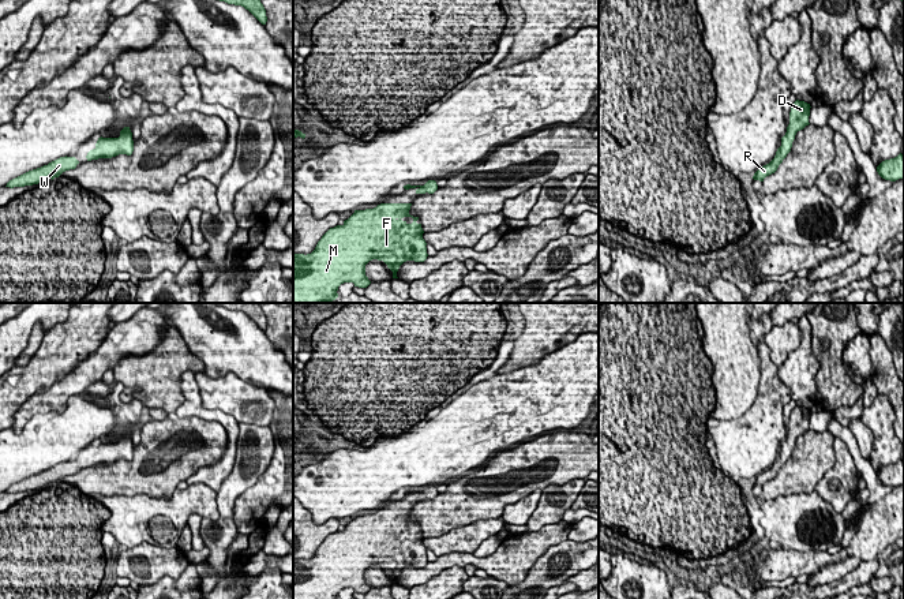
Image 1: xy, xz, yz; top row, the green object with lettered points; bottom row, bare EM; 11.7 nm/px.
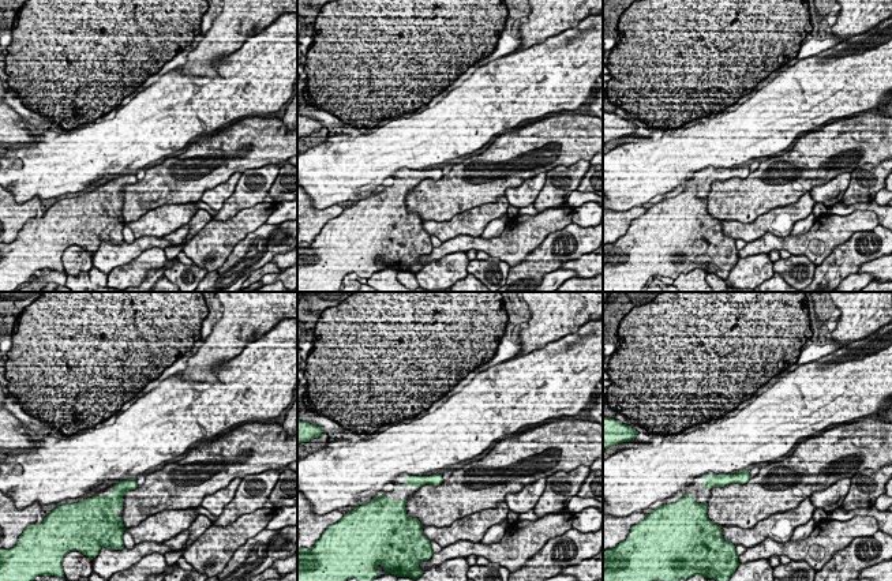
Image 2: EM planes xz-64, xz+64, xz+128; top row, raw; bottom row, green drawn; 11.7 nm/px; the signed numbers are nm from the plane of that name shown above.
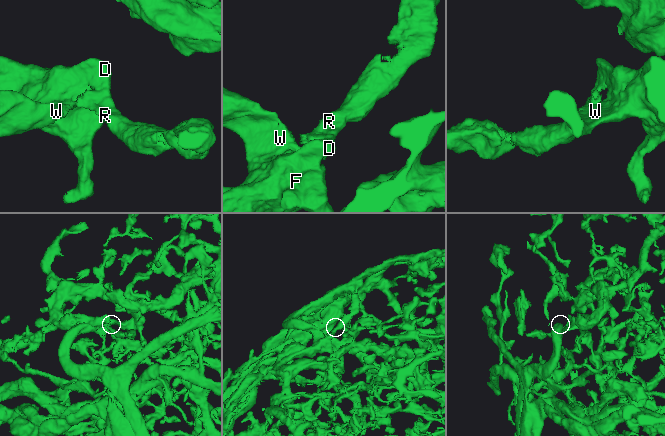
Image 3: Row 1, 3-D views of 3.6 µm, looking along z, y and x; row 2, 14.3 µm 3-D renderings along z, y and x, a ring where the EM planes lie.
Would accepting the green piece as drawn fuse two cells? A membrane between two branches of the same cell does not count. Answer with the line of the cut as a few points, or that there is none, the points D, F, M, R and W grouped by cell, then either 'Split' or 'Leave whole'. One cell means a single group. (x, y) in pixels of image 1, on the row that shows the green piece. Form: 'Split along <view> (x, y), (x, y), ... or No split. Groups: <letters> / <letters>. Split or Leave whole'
No split. Groups: D F M R W. Leave whole

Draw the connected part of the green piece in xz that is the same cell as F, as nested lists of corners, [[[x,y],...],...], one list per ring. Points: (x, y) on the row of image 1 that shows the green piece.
[[[380,203],[374,209],[355,210],[342,225],[330,228],[318,242],[311,254],[293,255],[293,303],[330,303],[338,297],[338,287],[344,282],[353,282],[355,287],[367,288],[371,281],[365,276],[365,265],[372,261],[383,261],[397,277],[400,266],[406,261],[424,262],[428,257],[427,243],[423,239],[419,217],[409,214],[412,203]]]

